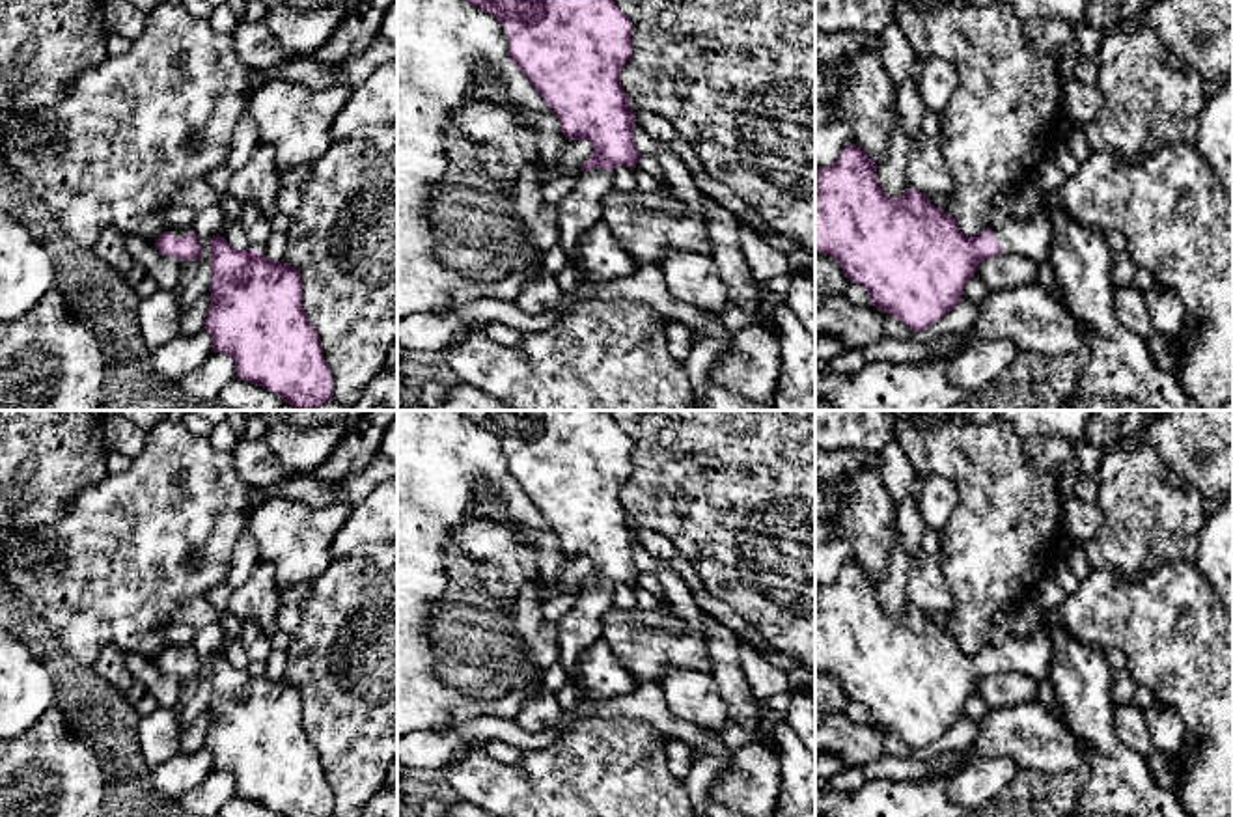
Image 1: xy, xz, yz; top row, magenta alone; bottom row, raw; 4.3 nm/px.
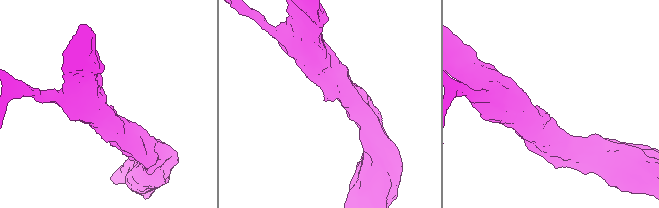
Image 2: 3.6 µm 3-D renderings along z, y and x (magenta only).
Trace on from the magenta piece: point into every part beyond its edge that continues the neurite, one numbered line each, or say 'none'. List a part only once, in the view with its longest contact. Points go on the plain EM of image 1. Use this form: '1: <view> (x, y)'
1: xz (582, 623)

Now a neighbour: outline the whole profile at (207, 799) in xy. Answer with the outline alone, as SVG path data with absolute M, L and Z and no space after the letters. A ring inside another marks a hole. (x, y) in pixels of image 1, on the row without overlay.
M213 770L200 785L185 793L179 798L179 804L187 813L216 817L224 804L235 795L235 778L226 772Z

